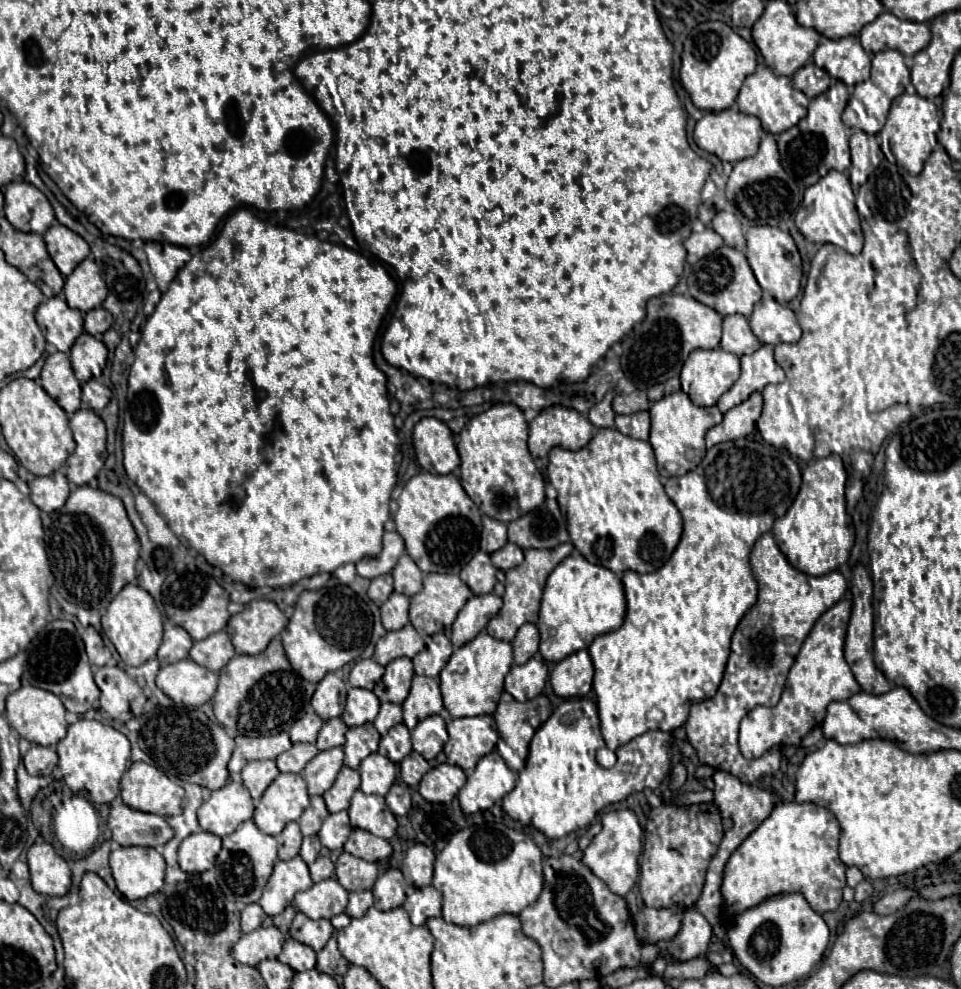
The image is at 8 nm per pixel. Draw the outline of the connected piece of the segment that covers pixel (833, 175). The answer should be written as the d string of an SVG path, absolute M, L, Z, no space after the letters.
M829 171L821 181L807 187L803 203L795 213L795 225L811 243L833 243L851 255L859 255L863 247L863 231L849 177L839 171Z

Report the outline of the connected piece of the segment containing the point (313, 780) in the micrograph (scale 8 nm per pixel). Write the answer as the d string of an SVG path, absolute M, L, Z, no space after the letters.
M341 747L319 751L317 757L313 757L301 773L303 779L307 781L309 795L323 795L333 785L341 767L343 767Z

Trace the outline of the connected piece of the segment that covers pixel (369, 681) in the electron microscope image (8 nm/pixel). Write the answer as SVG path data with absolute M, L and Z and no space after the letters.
M359 659L351 673L349 673L349 685L351 687L363 687L363 689L373 689L375 683L381 679L385 667L377 665L373 659Z

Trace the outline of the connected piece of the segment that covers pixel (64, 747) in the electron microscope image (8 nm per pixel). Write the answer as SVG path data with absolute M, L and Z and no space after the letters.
M79 719L69 725L67 735L57 743L57 755L67 787L75 793L87 791L93 803L111 803L119 795L123 773L131 765L129 739L121 731L93 719Z

